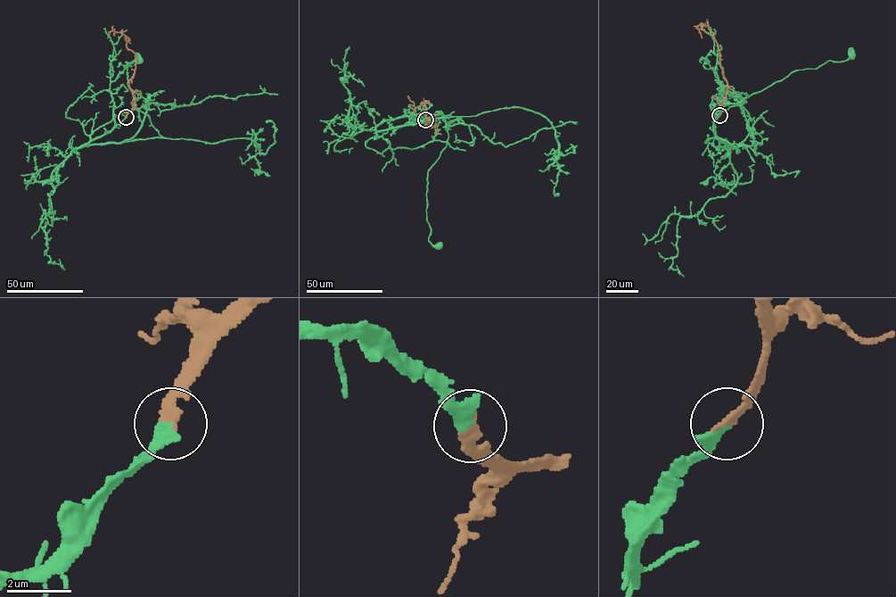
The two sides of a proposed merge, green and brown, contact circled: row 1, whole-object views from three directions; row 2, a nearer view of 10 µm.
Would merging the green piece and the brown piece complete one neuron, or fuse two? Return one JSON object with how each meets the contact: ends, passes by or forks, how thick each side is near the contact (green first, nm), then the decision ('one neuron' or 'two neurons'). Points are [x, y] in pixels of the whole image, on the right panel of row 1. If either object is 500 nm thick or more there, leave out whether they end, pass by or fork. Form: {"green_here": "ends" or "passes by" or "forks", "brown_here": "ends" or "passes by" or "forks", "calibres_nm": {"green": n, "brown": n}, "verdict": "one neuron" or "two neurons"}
{"green_here": "ends", "brown_here": "ends", "calibres_nm": {"green": 320, "brown": 300}, "verdict": "one neuron"}

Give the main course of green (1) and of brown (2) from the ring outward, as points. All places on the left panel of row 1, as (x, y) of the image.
1: (126, 117), (76, 149), (121, 143), (136, 133), (149, 107), (128, 87), (127, 73), (139, 60)
2: (126, 117), (135, 106), (129, 84), (135, 55), (120, 32), (113, 29), (109, 32)

